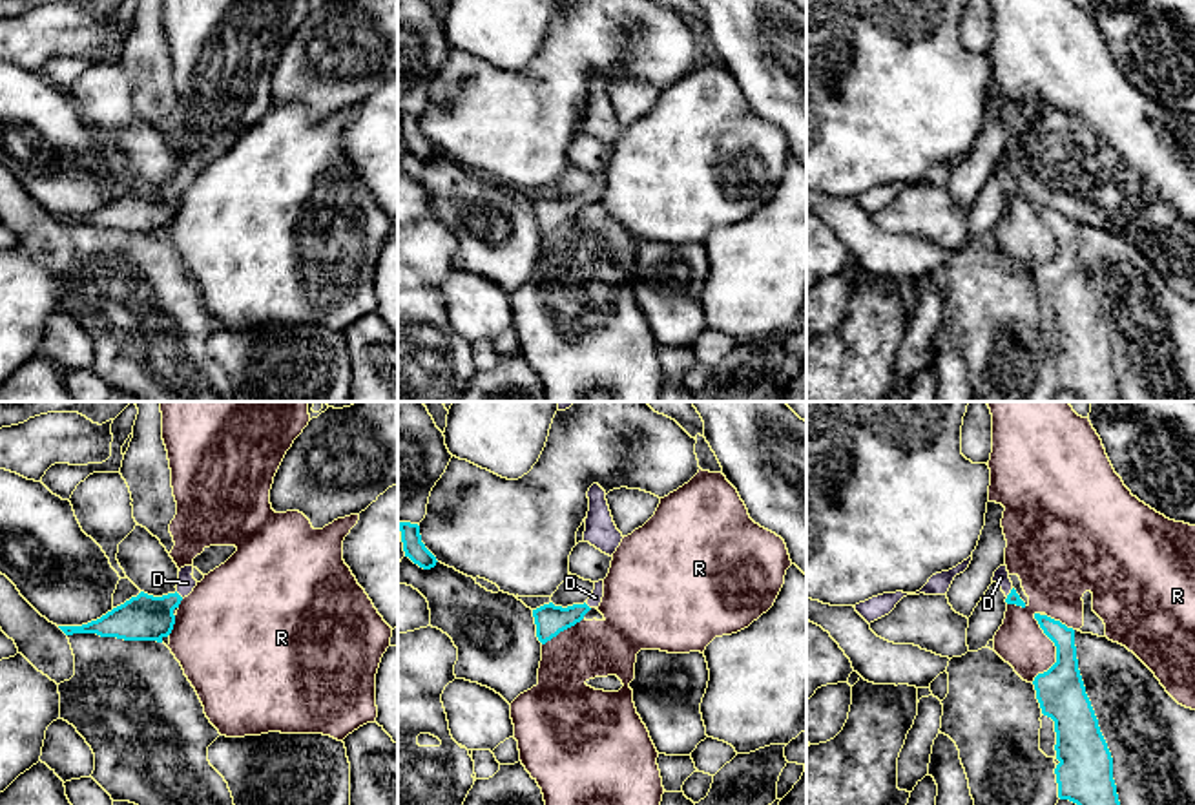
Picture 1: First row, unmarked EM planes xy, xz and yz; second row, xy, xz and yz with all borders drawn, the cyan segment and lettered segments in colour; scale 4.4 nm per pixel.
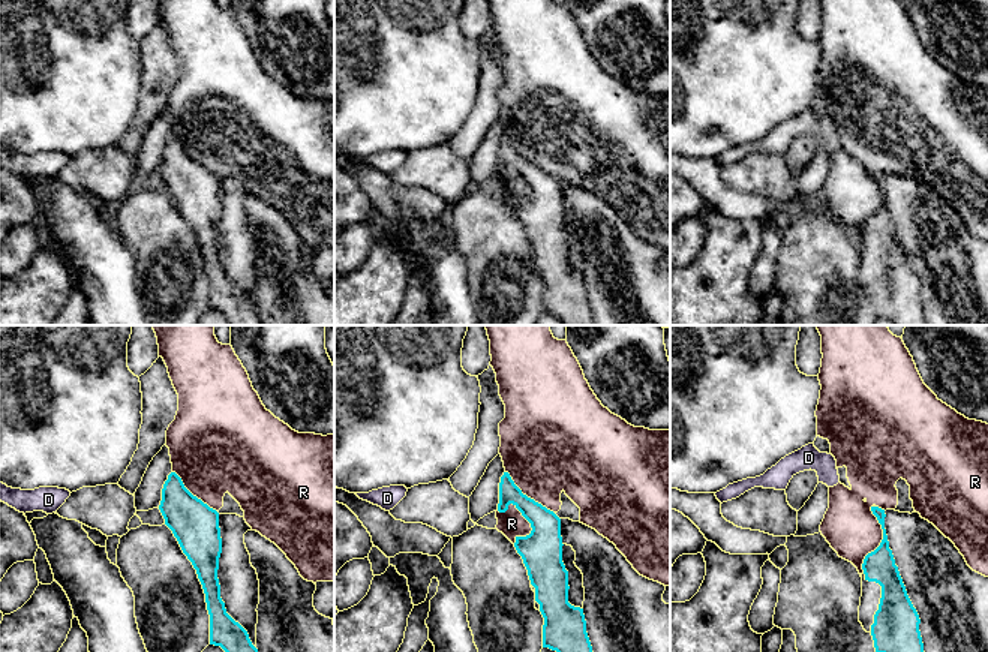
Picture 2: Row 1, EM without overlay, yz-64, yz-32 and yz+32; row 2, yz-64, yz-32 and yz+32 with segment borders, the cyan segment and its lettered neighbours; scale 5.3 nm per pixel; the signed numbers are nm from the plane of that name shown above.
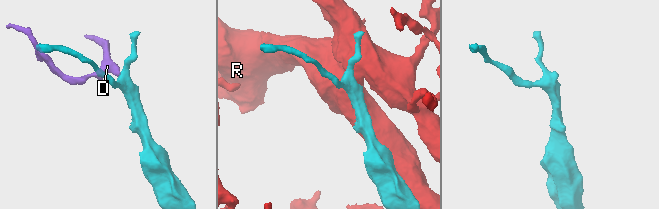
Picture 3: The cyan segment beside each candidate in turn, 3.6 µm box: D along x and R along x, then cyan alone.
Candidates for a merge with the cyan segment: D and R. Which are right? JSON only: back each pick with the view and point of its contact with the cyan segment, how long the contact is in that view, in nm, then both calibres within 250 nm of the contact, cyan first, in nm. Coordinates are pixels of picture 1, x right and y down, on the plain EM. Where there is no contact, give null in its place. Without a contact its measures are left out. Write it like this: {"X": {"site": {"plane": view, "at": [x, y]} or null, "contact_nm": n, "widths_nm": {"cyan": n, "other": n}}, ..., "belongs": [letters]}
{"D": {"site": {"plane": "yz", "at": [1011, 183]}, "contact_nm": 50, "widths_nm": {"cyan": 60, "other": 70}}, "belongs": ["D"]}

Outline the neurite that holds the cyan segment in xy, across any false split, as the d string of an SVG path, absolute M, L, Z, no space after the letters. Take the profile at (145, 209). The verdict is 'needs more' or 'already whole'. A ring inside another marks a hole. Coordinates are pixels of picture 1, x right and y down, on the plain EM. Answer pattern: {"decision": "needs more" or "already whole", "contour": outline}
{"decision": "needs more", "contour": "M184 157L179 162L177 183L162 188L153 188L140 183L124 195L113 199L97 212L82 217L58 217L66 226L97 225L100 228L117 228L124 232L157 232L162 234L175 215L173 201L188 188L197 172L193 157Z"}

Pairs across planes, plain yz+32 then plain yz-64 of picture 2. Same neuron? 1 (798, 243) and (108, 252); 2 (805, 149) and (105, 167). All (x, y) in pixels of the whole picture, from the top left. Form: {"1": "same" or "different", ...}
{"1": "different", "2": "different"}

